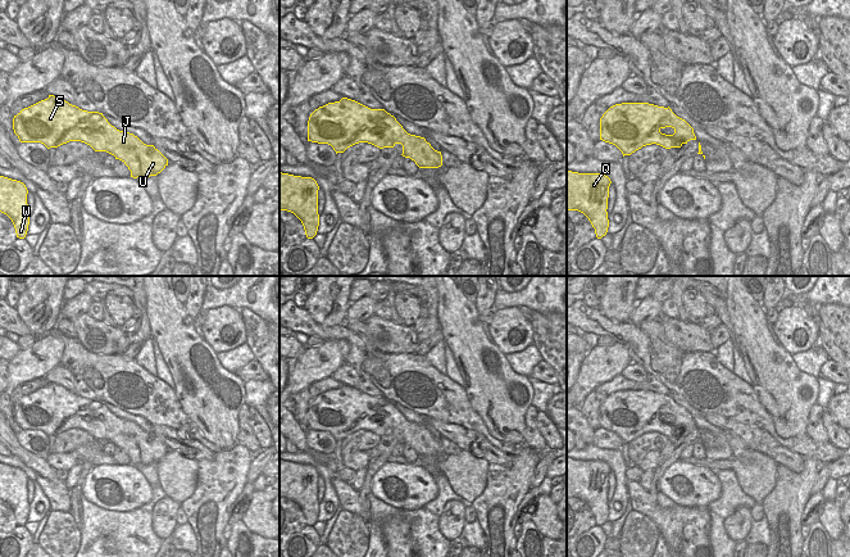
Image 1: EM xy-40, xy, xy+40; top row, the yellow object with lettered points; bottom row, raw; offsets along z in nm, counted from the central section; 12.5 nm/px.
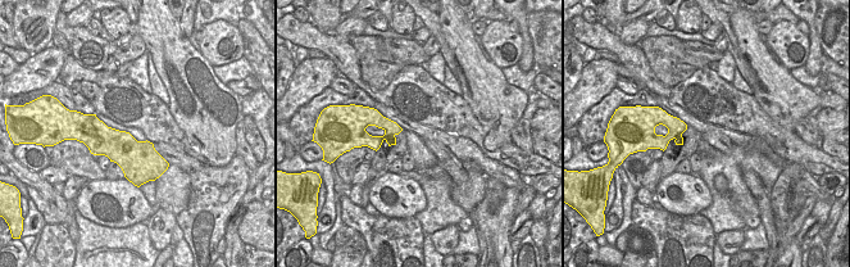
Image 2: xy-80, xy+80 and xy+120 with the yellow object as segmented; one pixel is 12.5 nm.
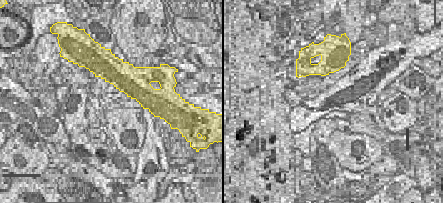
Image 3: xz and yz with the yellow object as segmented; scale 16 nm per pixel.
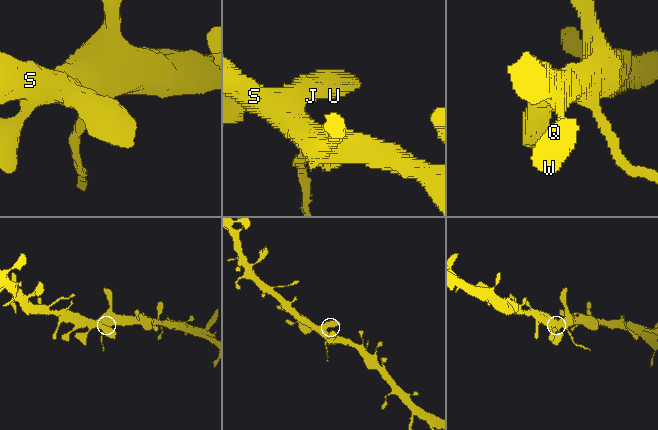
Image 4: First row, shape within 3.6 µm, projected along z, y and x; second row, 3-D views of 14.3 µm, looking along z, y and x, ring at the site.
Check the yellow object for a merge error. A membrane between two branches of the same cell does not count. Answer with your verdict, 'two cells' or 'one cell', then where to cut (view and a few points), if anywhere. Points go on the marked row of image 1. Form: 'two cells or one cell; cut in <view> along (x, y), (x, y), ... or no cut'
one cell; no cut

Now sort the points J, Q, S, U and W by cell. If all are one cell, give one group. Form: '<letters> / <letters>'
J Q S U W

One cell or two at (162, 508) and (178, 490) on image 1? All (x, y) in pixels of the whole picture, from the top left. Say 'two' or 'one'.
two

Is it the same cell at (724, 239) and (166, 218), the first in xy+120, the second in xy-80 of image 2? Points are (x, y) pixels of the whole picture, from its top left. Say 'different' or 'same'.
same

